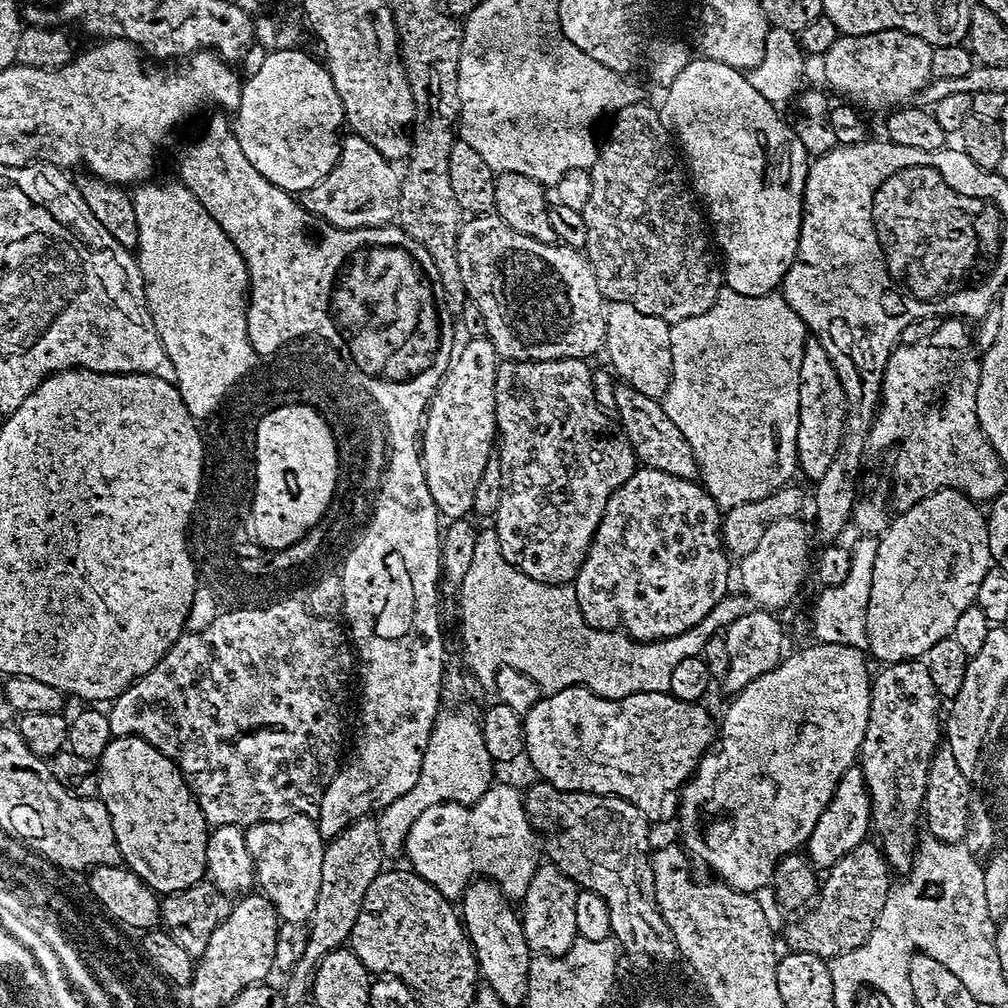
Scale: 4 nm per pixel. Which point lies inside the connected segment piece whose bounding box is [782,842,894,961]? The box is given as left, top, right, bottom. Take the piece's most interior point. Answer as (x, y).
(851, 898)

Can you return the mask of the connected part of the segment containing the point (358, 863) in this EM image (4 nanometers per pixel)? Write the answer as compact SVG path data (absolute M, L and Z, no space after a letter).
M372 816L358 819L324 847L320 889L308 926L306 950L291 969L288 976L290 981L286 984L286 990L283 989L282 992L287 1005L292 1006L304 998L307 999L317 965L325 955L347 943L357 920L358 910L361 909L362 898L365 897L366 890L374 878L383 871L384 857L376 821Z

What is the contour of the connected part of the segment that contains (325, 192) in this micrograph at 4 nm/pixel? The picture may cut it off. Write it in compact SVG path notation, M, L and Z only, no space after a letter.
M348 134L340 141L336 165L314 187L302 194L306 210L339 228L379 228L397 219L400 211L400 178L397 165L382 158L366 138Z

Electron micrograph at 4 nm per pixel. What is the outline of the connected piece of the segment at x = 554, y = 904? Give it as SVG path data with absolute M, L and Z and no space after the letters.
M551 866L541 867L534 878L530 878L530 886L522 901L522 923L526 942L533 953L561 956L570 950L570 946L578 939L574 926L574 905L578 903L580 891L570 877Z

